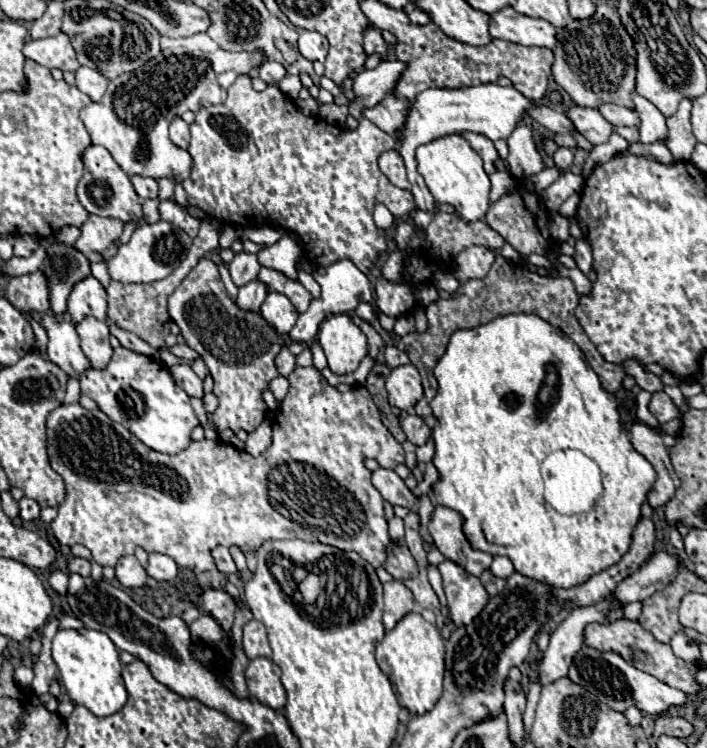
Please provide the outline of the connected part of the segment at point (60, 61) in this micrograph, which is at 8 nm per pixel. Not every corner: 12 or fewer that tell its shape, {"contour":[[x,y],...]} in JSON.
{"contour":[[66,34],[32,40],[24,56],[62,72],[78,70]]}

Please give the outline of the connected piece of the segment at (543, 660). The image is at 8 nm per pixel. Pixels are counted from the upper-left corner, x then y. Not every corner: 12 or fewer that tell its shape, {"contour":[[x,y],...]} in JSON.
{"contour":[[612,596],[596,606],[574,608],[550,636],[540,656],[542,686],[568,674],[590,622],[624,618]]}

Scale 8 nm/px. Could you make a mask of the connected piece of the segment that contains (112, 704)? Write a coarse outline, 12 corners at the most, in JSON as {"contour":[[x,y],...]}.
{"contour":[[58,630],[52,658],[76,704],[126,704],[122,662],[98,630]]}

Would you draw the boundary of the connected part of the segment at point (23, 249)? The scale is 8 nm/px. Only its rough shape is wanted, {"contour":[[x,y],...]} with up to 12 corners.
{"contour":[[16,236],[14,256],[30,256],[38,248],[34,236]]}

